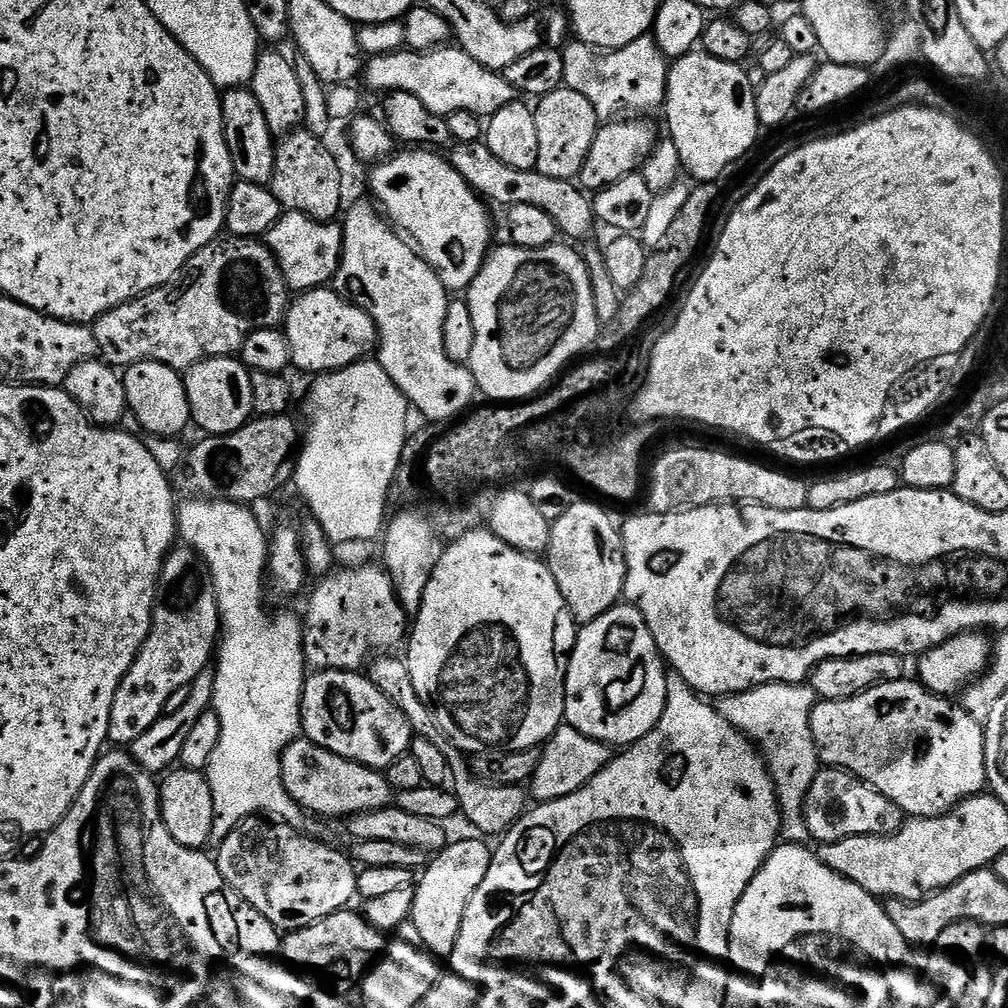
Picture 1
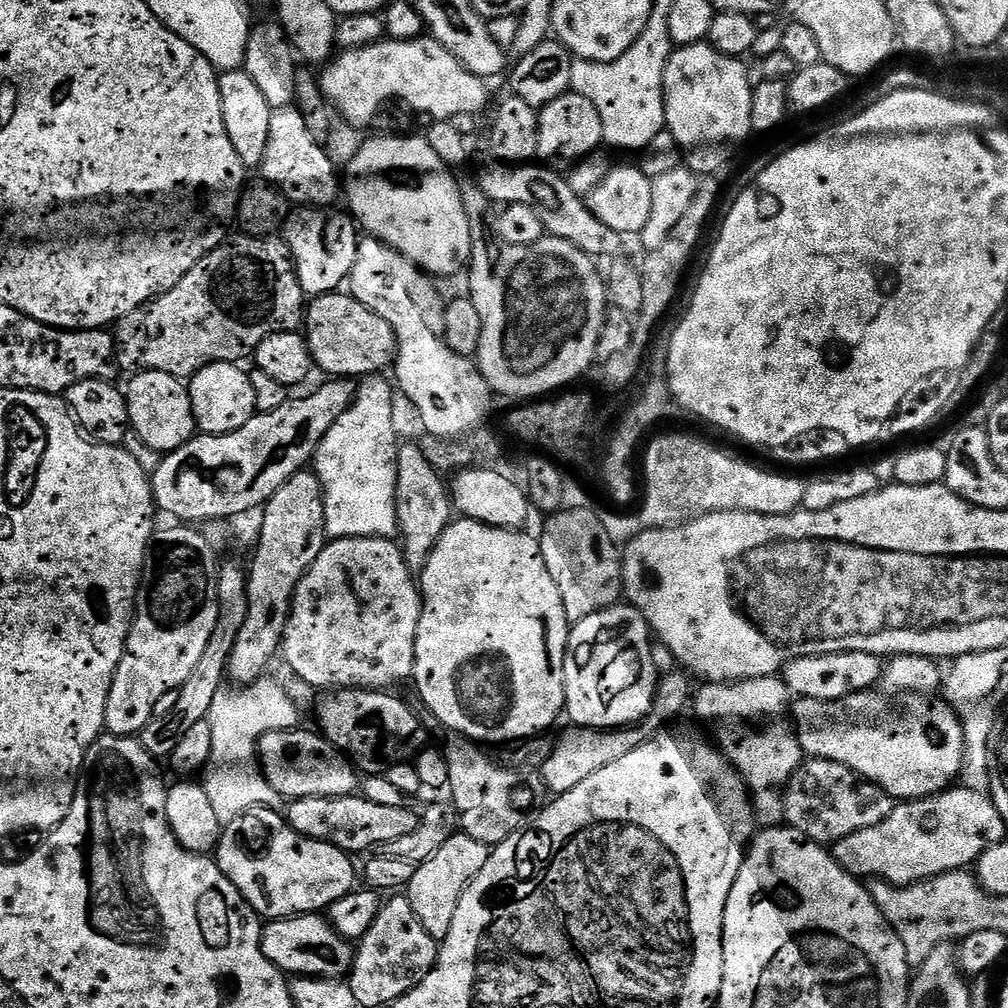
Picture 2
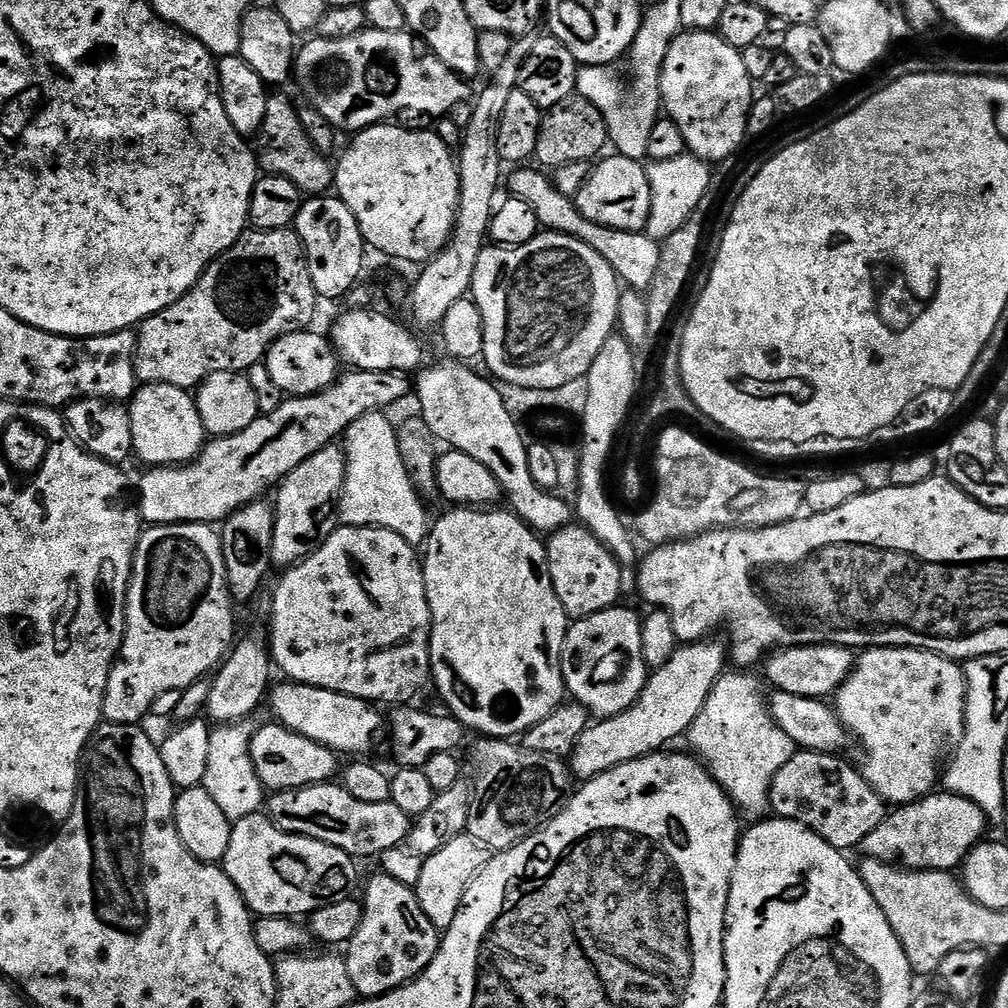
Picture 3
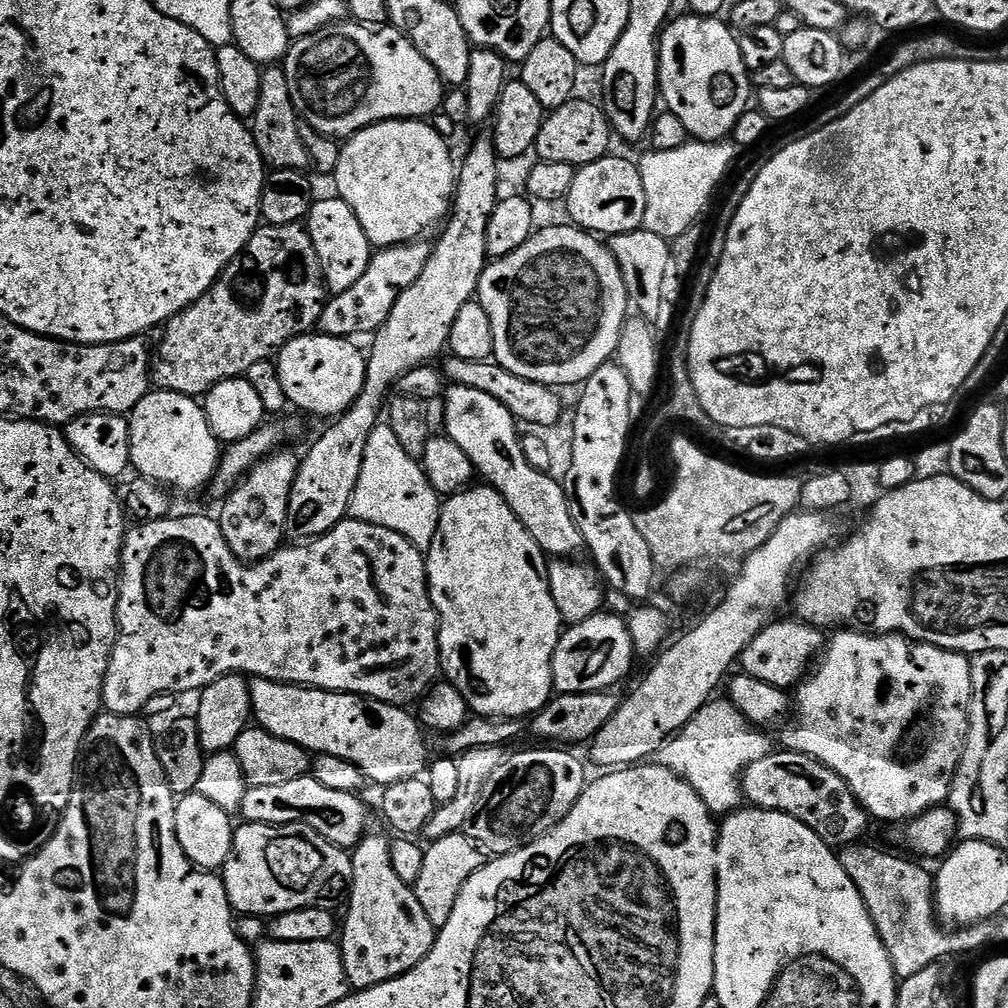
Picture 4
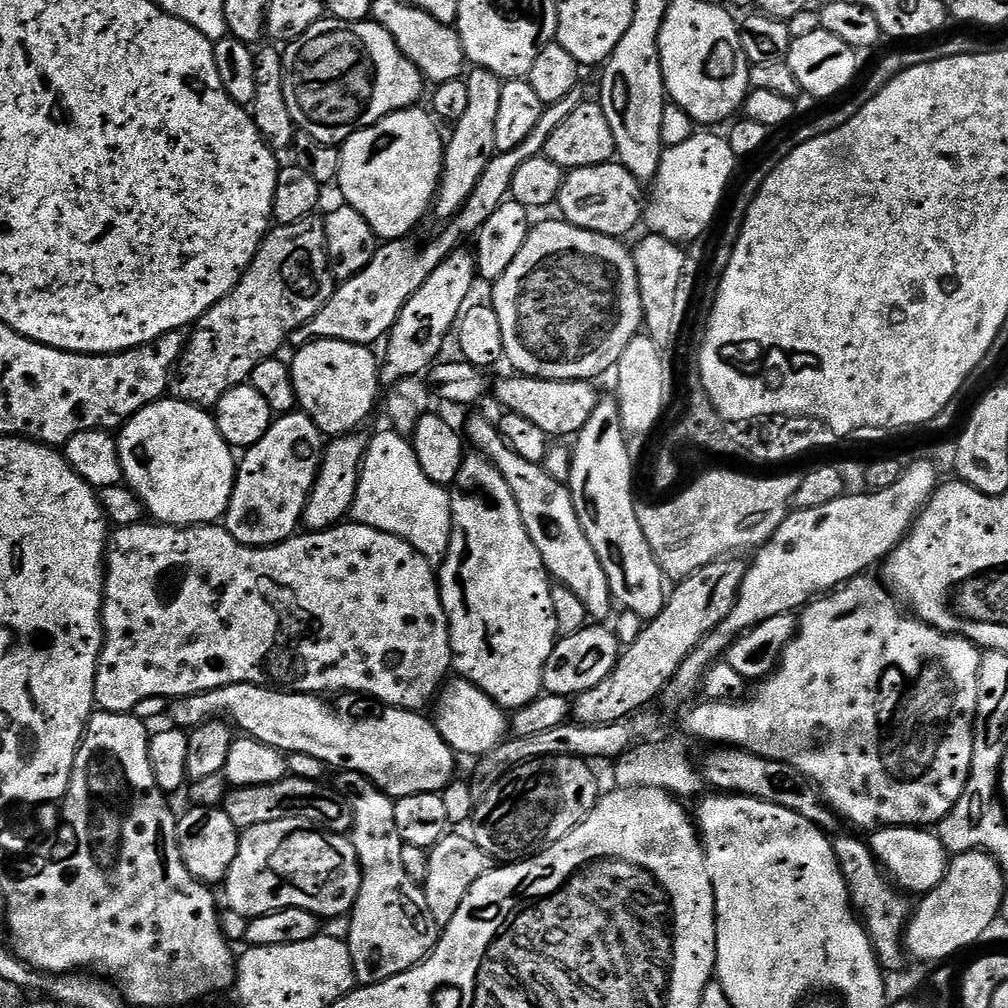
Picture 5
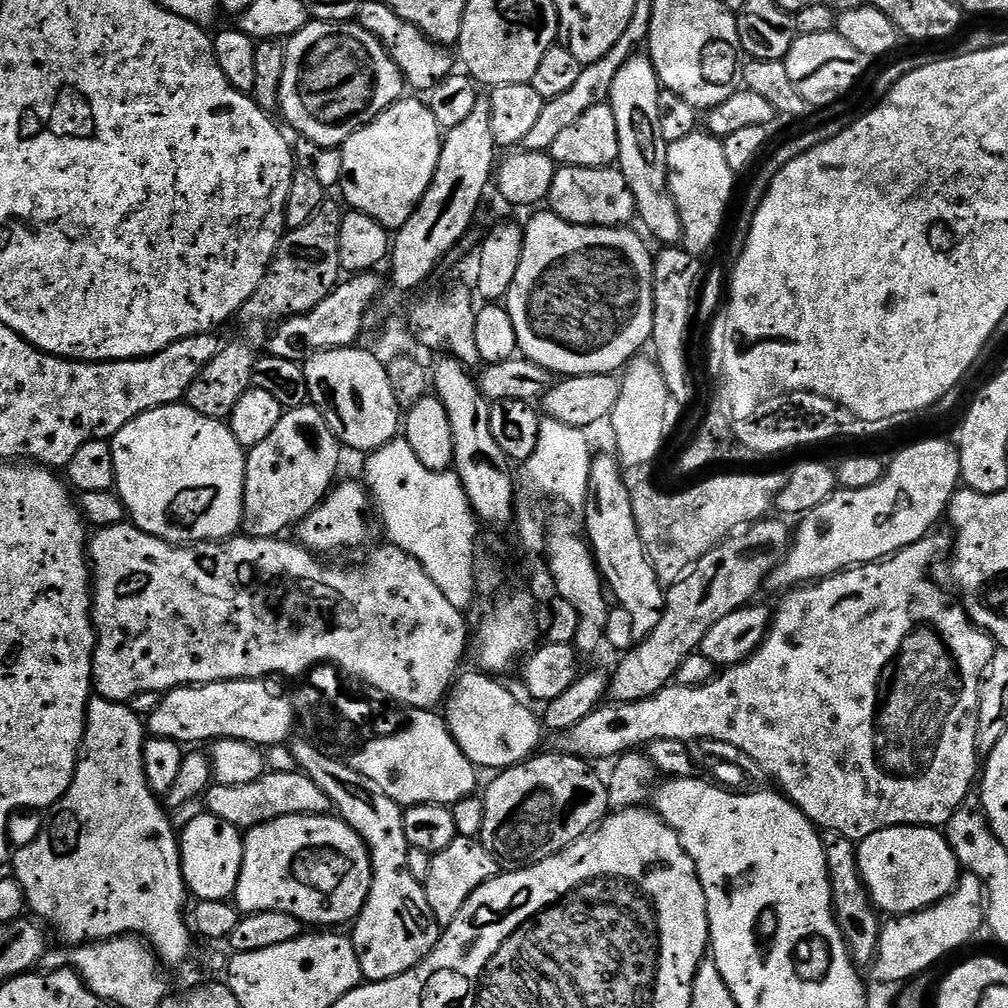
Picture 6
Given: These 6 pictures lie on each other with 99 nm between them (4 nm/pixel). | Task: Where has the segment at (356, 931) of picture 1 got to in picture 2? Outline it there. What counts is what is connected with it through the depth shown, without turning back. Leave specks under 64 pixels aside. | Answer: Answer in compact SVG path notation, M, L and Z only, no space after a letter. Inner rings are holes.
M320 914L290 916L265 923L260 938L264 956L281 972L293 977L315 976L322 980L339 980L352 971L354 948L343 940L327 919Z

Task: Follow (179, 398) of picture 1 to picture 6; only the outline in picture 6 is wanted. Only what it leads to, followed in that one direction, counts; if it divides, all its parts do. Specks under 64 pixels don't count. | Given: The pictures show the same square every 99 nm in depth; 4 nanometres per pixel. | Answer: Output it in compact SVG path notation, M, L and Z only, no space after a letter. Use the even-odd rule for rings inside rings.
M187 403L152 408L134 418L111 441L116 471L115 491L124 504L127 519L167 544L187 546L209 540L226 541L241 531L246 482L246 449L223 420L206 418Z

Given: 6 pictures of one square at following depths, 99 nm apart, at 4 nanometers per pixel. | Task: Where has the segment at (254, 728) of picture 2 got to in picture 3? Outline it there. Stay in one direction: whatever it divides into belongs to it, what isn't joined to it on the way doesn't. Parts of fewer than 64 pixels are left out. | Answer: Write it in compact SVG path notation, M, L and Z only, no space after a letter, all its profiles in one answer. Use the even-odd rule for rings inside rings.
M248 722L225 724L212 728L210 759L206 762L206 778L202 787L214 798L222 814L230 821L257 815L265 807L266 789L256 777L254 762L250 758L250 741L254 731Z

